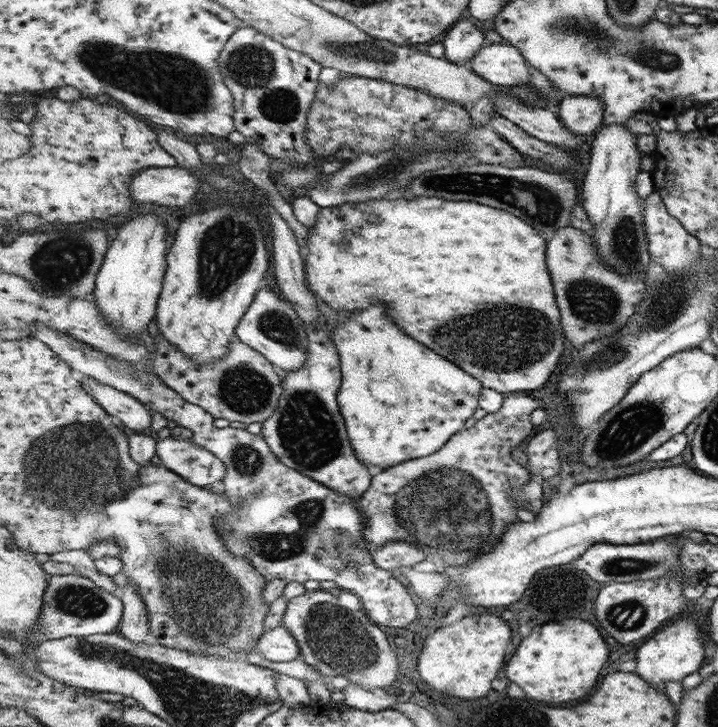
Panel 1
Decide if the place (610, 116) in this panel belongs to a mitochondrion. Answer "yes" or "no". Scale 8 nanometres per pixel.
no

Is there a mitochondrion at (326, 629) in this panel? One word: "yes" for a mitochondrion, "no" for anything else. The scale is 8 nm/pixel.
yes

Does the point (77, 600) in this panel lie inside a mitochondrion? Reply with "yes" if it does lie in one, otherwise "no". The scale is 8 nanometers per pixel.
yes

